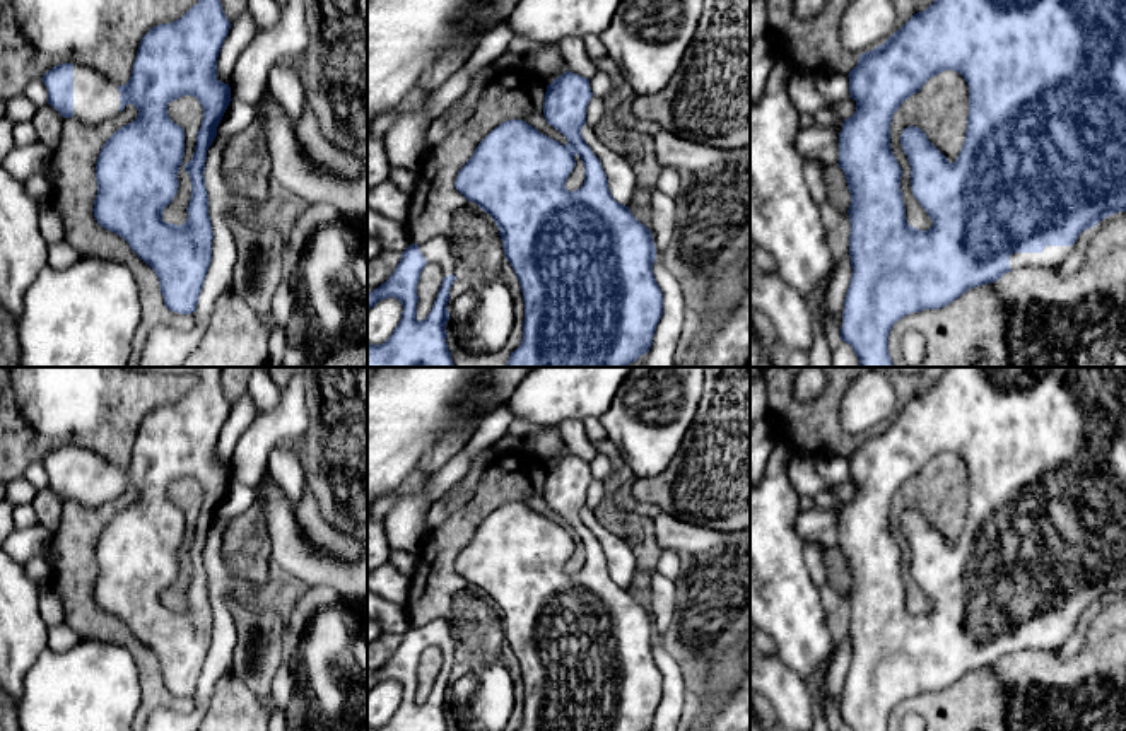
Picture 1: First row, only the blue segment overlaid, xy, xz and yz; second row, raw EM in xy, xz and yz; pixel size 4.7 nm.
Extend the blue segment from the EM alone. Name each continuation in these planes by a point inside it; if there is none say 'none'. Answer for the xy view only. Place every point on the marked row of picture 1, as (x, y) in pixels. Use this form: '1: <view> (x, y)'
1: xy (96, 98)

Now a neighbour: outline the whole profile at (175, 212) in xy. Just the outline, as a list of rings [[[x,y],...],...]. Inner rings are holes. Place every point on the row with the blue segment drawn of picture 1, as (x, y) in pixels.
[[[181,96],[179,99],[167,104],[167,114],[176,125],[185,130],[185,155],[178,173],[178,193],[173,202],[164,208],[162,220],[181,225],[188,219],[186,208],[191,198],[191,179],[190,174],[185,171],[185,166],[193,157],[196,132],[200,130],[203,120],[203,109],[196,97]]]

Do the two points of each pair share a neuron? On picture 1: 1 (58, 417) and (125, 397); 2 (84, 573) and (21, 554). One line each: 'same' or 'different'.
1: same
2: different

